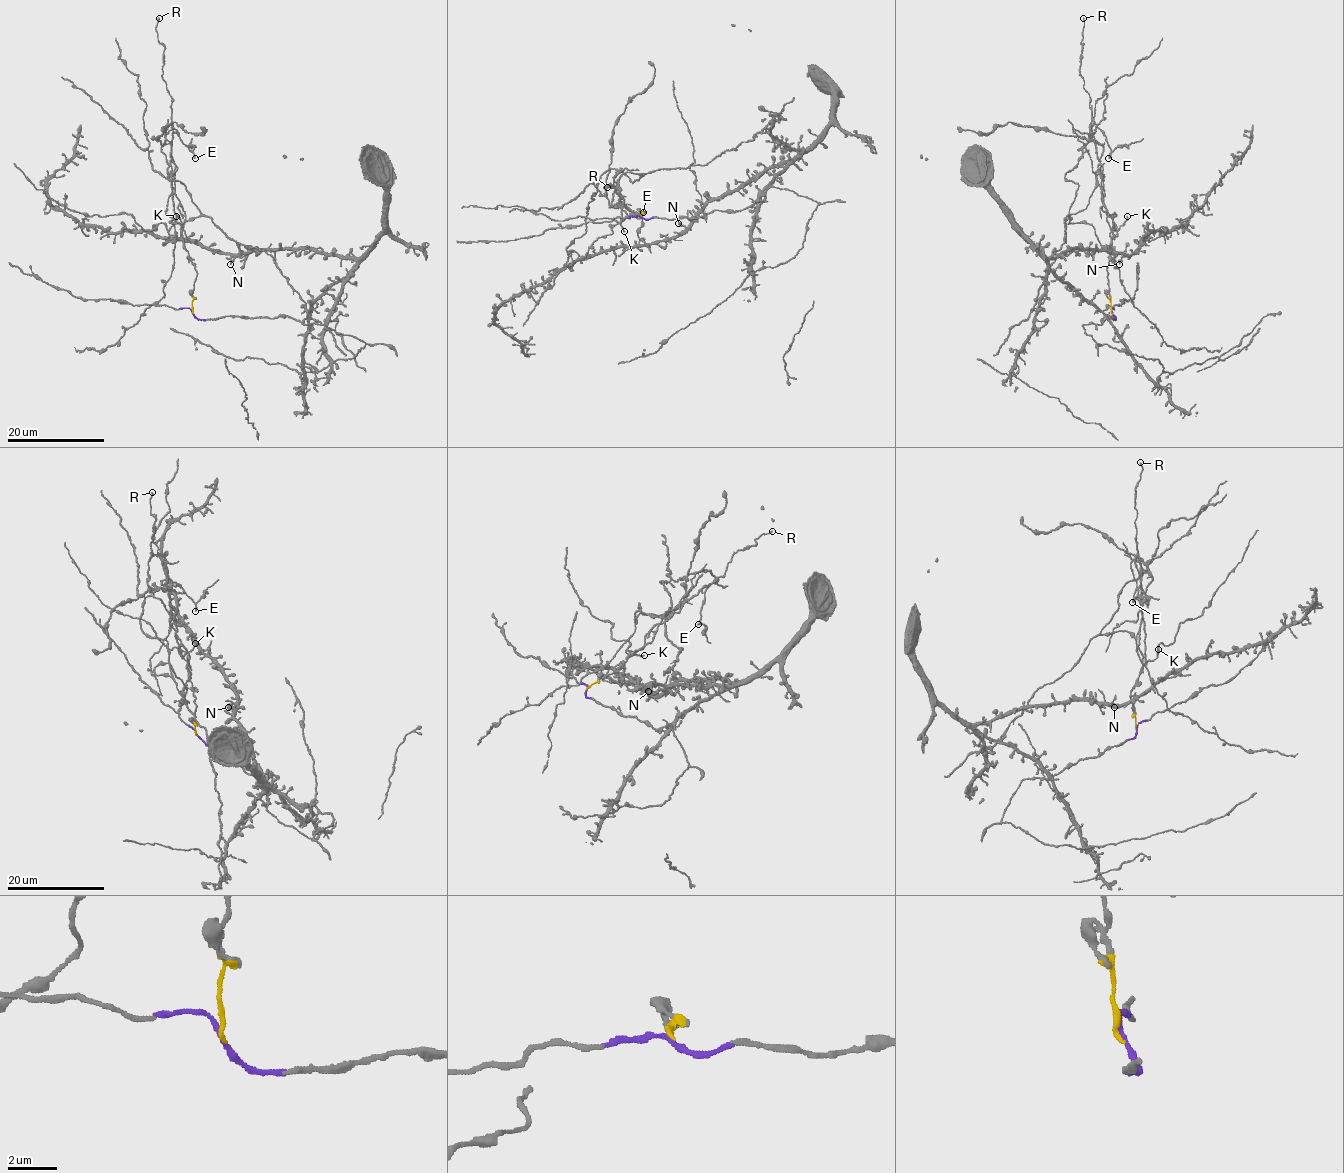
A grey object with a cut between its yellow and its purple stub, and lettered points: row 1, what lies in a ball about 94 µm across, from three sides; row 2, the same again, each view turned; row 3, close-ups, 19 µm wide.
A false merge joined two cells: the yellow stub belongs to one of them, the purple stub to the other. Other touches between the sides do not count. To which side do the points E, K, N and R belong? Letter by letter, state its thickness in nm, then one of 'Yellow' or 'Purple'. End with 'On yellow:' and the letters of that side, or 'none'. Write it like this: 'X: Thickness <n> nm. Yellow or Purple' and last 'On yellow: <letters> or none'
E: Thickness 240 nm. Yellow
K: Thickness 170 nm. Yellow
N: Thickness 380 nm. Purple
R: Thickness 190 nm. Yellow
On yellow: E, K, R

